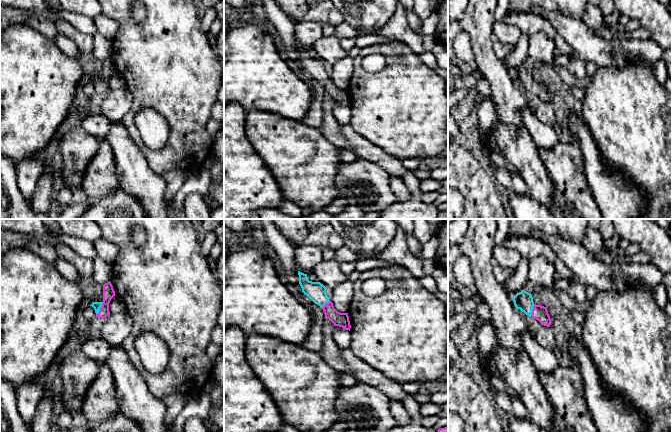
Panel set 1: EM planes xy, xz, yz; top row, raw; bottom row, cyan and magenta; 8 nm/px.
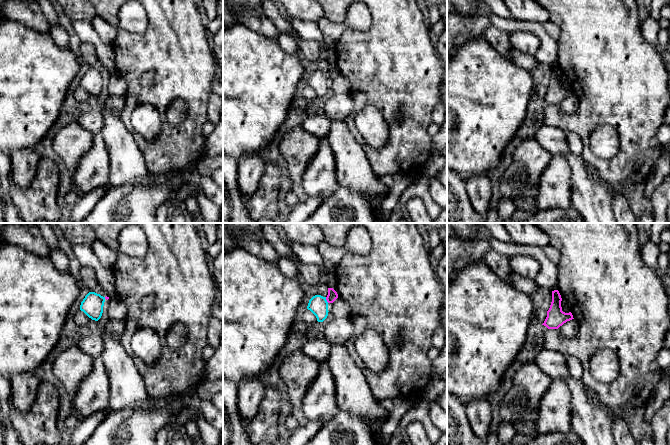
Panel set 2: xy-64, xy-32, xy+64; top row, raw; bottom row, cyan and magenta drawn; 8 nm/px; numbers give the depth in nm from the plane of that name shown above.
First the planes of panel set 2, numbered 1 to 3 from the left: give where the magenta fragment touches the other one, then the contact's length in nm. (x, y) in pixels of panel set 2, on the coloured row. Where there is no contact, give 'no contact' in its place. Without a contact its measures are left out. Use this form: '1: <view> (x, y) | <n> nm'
1: no contact
2: xy-32 (326, 300) | 50 nm
3: no contact

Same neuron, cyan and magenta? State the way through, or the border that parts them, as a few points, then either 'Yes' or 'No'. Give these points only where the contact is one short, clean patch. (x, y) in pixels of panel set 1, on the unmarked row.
Path across: xy (96, 81), (100, 83), (106, 77), (108, 68). Yes

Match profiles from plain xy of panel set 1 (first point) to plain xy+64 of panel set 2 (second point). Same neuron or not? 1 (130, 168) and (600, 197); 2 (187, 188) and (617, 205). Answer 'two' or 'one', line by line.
1: one
2: one

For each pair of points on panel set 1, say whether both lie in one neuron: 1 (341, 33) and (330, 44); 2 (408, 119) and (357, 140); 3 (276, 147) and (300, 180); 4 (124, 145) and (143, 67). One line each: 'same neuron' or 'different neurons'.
1: different neurons
2: different neurons
3: same neuron
4: different neurons

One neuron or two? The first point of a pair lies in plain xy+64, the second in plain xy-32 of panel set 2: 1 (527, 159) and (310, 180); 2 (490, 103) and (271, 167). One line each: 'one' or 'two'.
1: two
2: two

